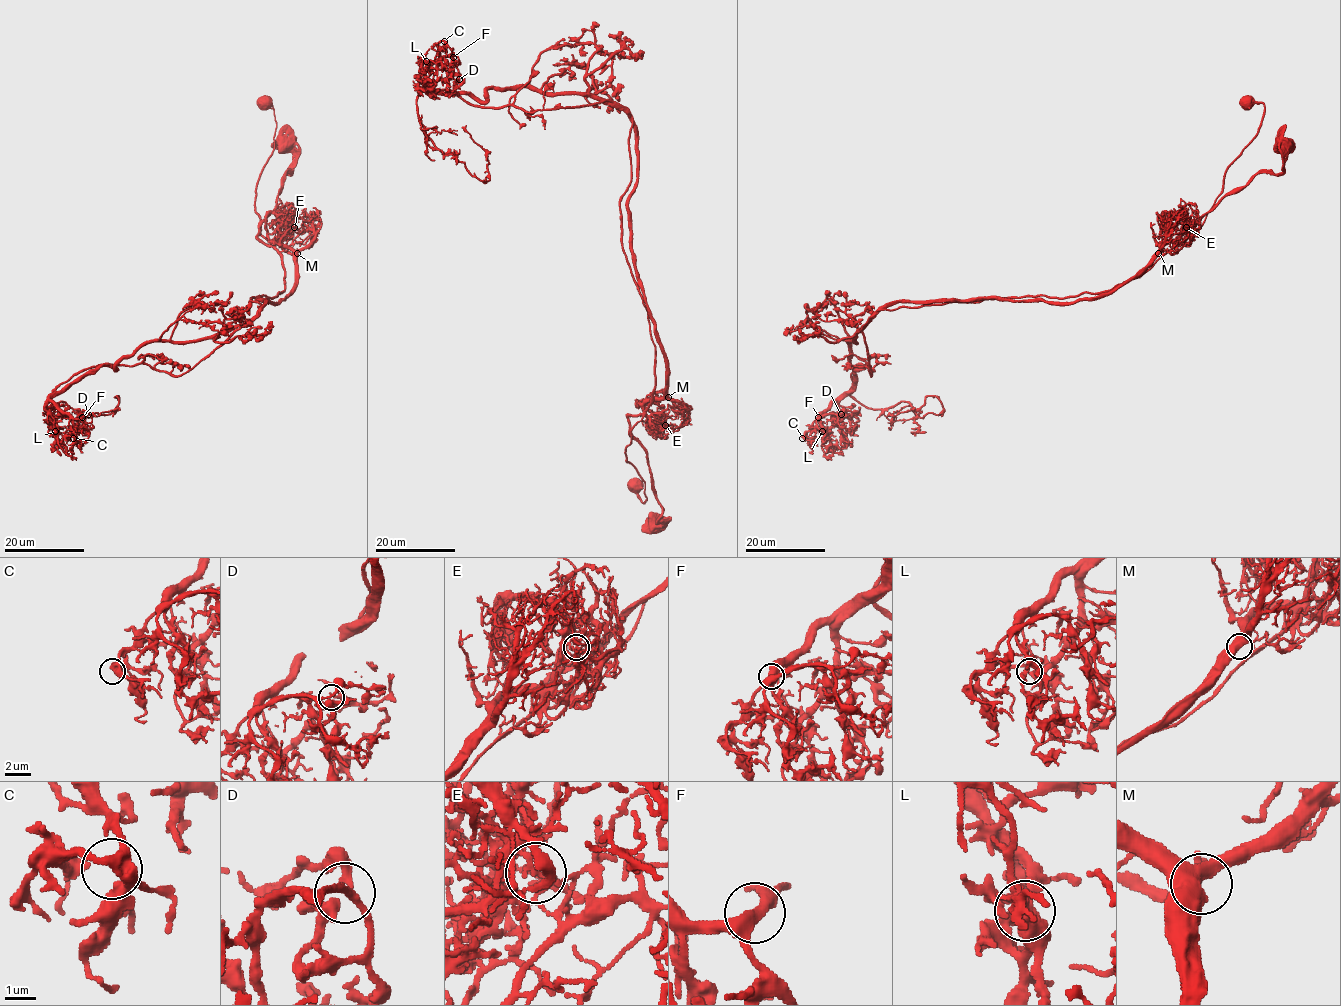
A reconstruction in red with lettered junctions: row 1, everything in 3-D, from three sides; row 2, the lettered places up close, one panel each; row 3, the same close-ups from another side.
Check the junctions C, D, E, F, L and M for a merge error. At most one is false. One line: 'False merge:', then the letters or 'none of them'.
False merge: E

